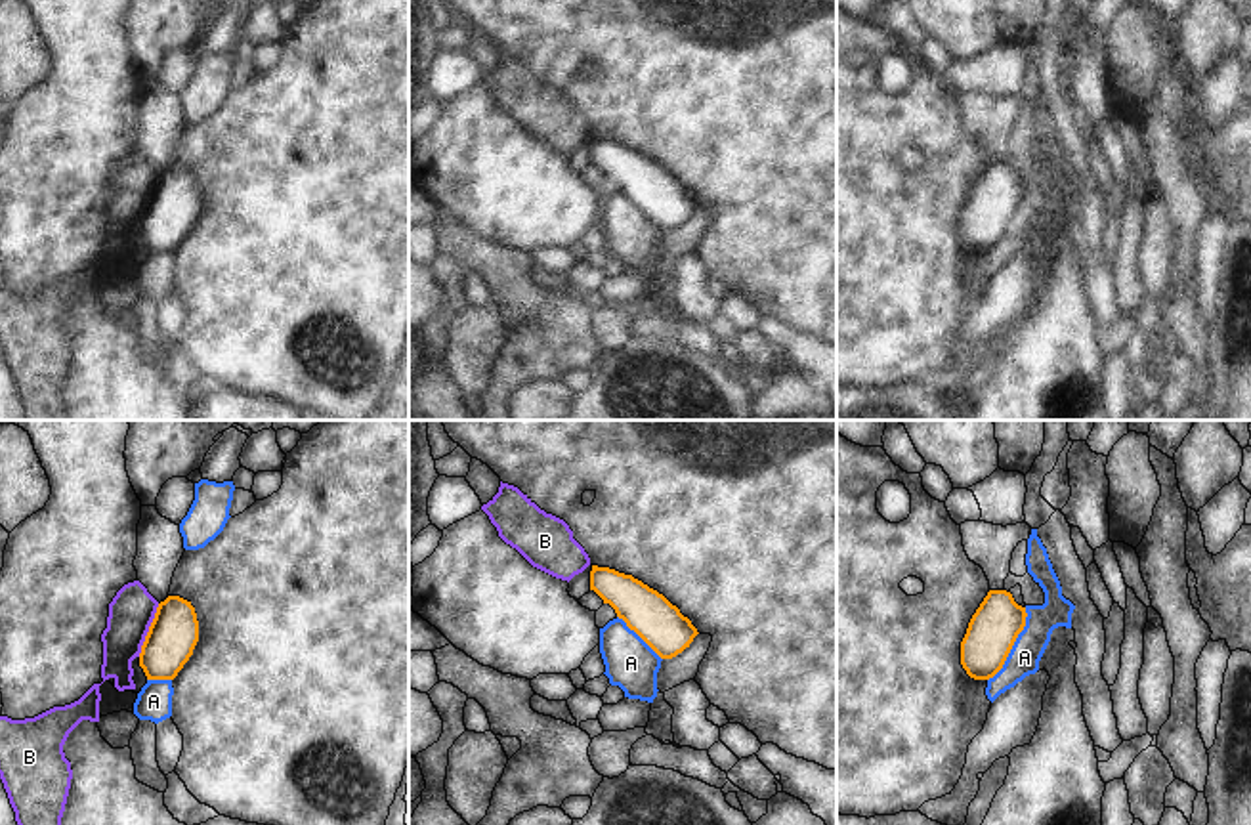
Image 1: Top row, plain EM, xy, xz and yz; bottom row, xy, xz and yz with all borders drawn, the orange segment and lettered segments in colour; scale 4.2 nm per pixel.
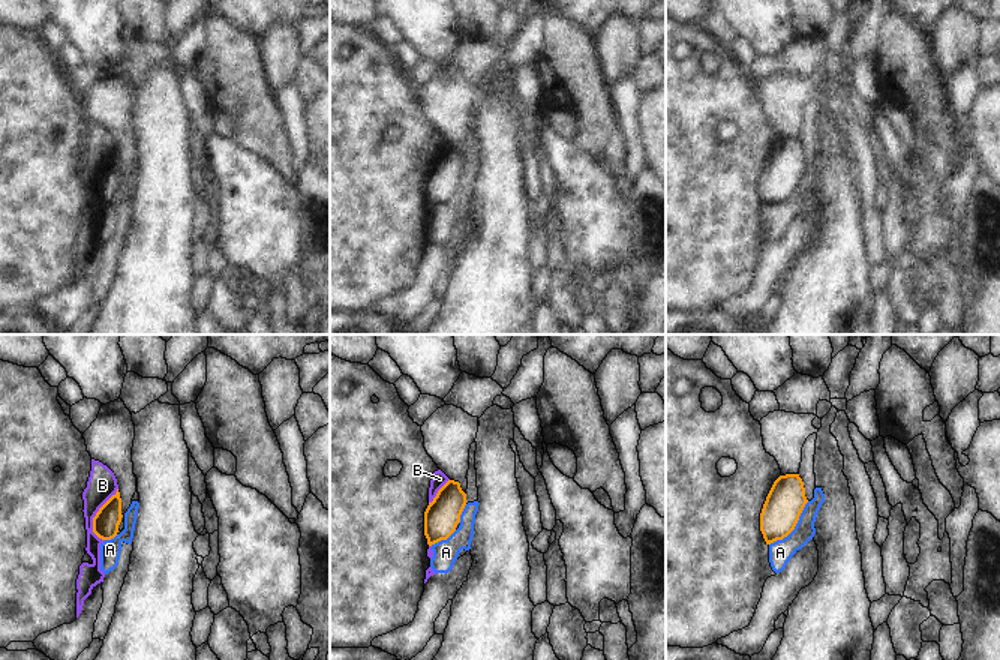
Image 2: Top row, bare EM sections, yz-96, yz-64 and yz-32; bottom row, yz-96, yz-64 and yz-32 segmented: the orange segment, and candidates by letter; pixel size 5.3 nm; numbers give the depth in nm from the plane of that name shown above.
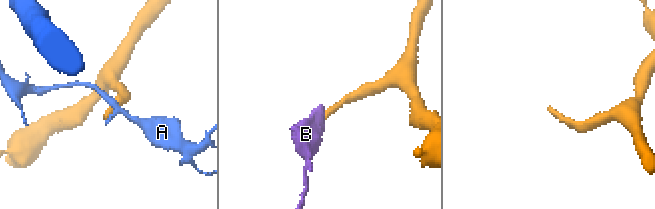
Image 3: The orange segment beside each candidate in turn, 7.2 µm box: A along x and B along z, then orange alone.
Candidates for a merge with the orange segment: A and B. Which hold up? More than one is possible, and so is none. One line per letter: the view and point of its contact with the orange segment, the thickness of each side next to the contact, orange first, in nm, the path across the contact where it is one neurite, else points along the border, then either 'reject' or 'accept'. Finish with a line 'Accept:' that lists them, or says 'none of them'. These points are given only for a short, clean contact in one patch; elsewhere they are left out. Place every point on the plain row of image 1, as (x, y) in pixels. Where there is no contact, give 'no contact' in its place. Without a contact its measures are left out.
A: meets orange in yz at (1013, 216); 200 nm thick on the orange side, 130 nm on the other; reject
B: meets orange in xy at (149, 203); 200 nm thick on the orange side, 190 nm on the other; border along xy (159, 176), (138, 228); reject
Accept: none of them

